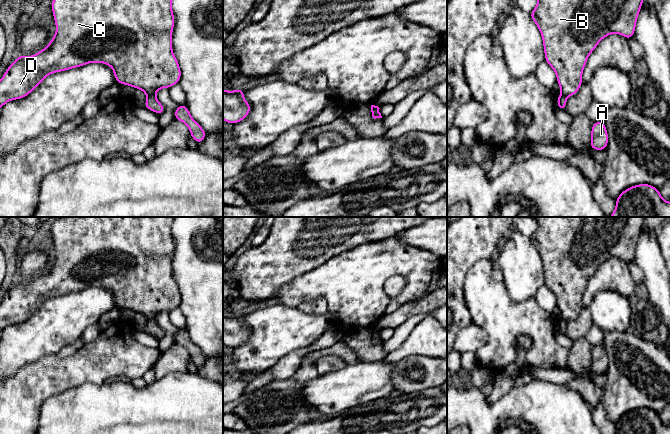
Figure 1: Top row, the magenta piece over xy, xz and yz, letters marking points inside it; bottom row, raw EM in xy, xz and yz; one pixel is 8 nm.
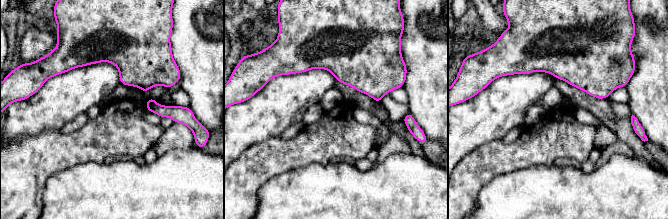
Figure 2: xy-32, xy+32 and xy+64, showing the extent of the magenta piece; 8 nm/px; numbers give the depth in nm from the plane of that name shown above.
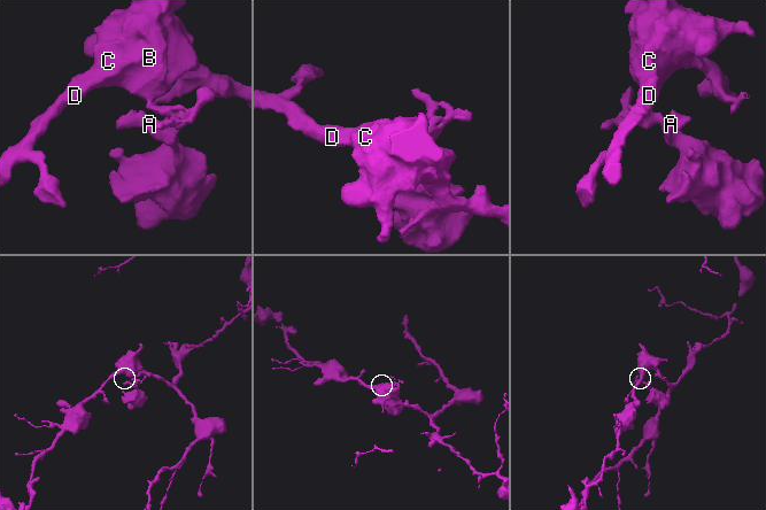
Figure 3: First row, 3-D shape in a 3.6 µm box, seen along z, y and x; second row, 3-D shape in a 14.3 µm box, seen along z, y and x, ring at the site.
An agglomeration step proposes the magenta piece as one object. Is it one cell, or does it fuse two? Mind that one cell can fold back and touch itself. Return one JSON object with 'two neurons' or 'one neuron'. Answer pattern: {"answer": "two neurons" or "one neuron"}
{"answer": "two neurons"}

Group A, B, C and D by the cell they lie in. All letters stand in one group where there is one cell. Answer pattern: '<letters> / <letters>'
A / B C D

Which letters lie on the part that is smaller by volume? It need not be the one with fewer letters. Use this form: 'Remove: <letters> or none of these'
Remove: A

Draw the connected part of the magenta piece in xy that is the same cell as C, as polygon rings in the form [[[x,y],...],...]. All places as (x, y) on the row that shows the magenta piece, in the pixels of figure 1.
[[[53,0],[51,9],[56,32],[50,43],[31,56],[17,55],[0,80],[0,109],[9,101],[30,94],[50,74],[82,67],[88,63],[104,63],[113,69],[117,83],[142,90],[147,96],[162,88],[178,84],[181,69],[172,49],[175,18],[172,0]]]

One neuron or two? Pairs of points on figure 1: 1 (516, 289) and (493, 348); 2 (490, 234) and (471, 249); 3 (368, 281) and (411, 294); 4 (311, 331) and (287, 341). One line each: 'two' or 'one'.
1: two
2: one
3: one
4: one

